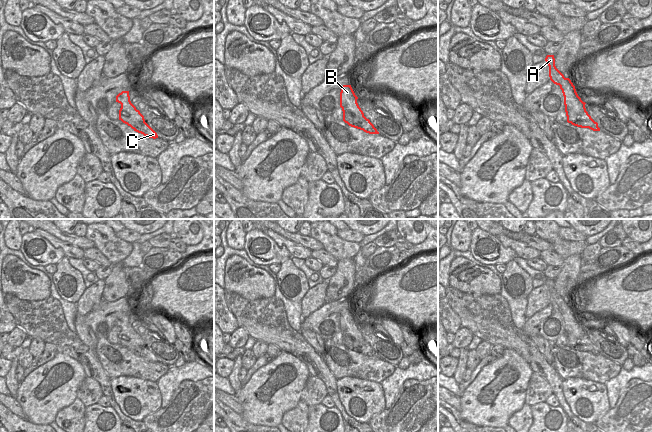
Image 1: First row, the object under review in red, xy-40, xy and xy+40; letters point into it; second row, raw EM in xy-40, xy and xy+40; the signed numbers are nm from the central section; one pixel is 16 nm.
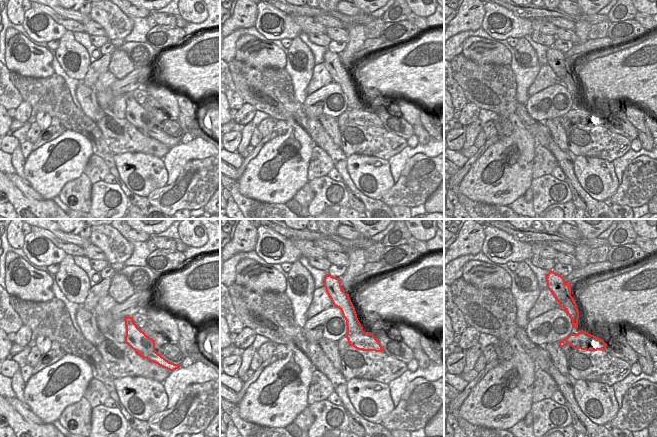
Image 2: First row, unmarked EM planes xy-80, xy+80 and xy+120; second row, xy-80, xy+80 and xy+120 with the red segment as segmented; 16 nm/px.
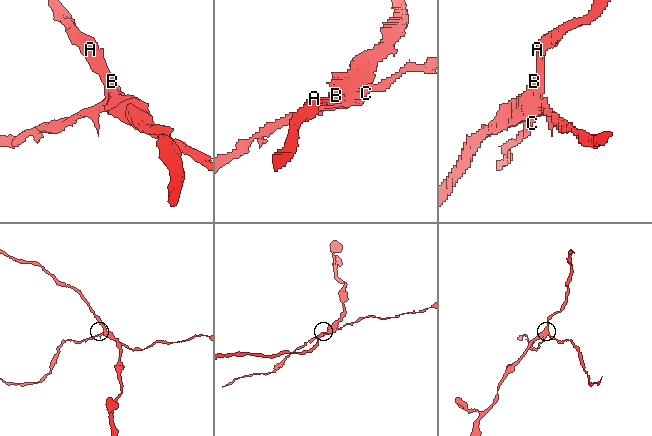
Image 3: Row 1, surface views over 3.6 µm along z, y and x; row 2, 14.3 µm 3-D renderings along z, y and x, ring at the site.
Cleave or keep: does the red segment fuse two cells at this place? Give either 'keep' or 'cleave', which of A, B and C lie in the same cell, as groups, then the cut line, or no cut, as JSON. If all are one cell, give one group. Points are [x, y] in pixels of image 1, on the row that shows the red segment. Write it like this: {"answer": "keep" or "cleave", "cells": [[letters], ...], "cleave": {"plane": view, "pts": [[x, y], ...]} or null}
{"answer": "cleave", "cells": [["A", "B"], ["C"]], "cleave": {"plane": "xy", "pts": [[365, 117], [356, 117], [346, 112], [343, 120]]}}

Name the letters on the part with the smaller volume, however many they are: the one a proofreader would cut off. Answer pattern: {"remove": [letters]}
{"remove": ["C"]}

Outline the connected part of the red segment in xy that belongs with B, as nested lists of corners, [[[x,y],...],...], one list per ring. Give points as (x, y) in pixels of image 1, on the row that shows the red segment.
[[[351,85],[341,86],[340,107],[343,111],[343,121],[346,112],[354,114],[356,117],[359,118],[365,118],[363,111],[357,103],[357,99],[358,97],[355,95]]]

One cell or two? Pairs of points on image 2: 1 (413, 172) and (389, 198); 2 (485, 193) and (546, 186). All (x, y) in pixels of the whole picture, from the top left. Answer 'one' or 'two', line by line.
1: one
2: two

